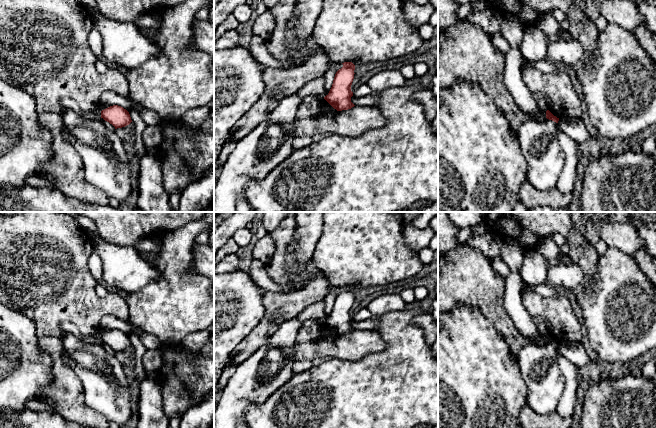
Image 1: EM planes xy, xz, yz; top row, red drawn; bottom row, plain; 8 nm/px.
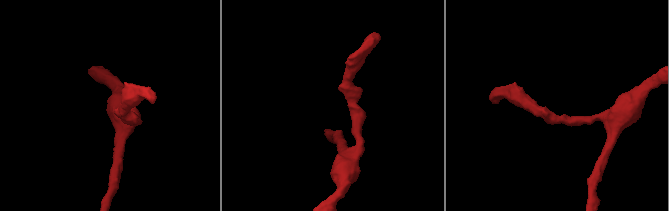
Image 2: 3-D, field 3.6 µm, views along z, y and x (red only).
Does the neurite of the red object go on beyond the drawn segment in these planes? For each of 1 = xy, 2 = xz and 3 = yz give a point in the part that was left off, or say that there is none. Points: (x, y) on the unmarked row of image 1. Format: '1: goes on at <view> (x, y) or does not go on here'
1: does not go on here
2: does not go on here
3: does not go on here

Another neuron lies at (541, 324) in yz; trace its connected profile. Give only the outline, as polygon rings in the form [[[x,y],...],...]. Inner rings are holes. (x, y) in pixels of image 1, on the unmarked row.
[[[531,317],[534,325],[536,326],[537,330],[543,334],[543,335],[547,335],[548,334],[548,321],[542,317]]]

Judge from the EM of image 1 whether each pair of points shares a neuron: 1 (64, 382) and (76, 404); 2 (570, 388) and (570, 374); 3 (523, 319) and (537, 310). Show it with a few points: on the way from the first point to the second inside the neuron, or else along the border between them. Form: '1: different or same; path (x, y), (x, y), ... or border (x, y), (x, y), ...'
1: same; path (66, 387), (67, 395), (71, 399)
2: same; path (570, 385), (570, 377)
3: different; border (521, 295), (523, 305), (531, 316)

